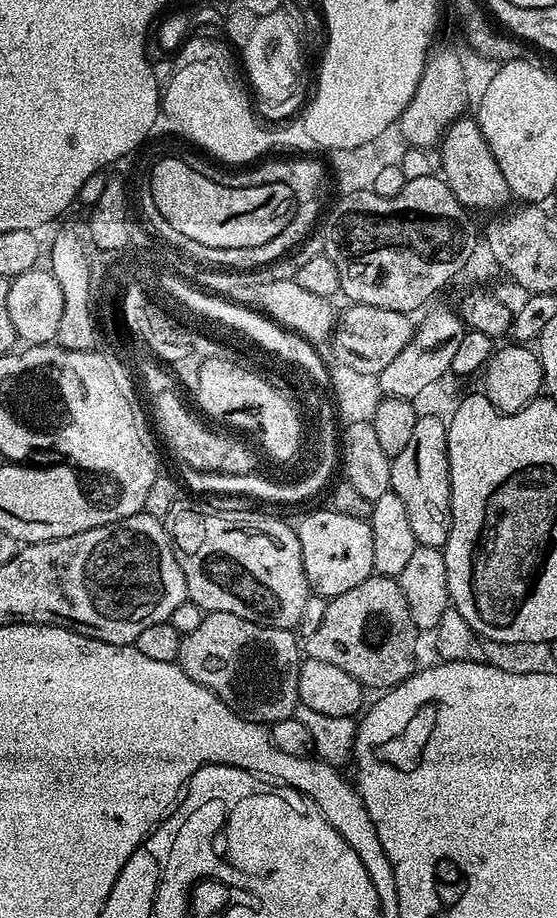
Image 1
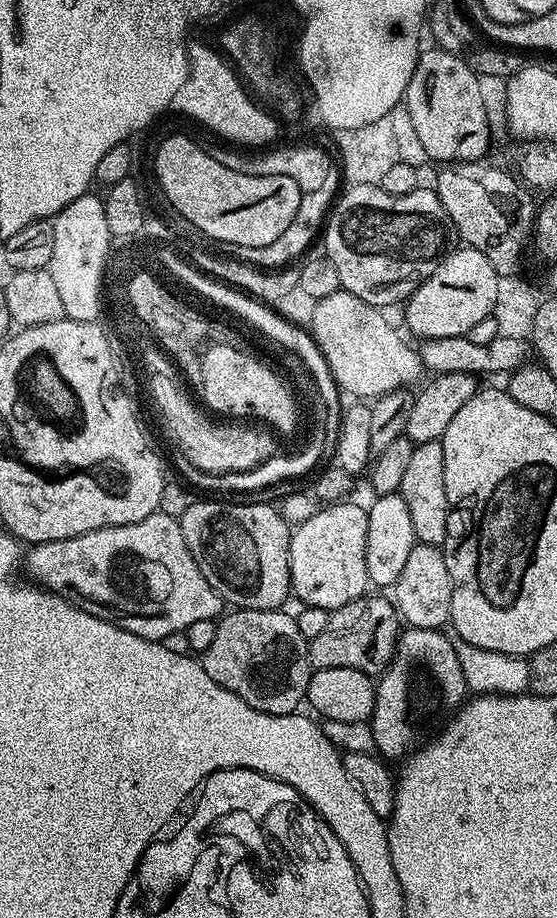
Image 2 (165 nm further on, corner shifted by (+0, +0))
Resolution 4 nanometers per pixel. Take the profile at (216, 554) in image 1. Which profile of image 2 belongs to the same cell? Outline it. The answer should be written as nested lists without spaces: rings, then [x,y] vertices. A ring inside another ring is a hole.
[[[197,499],[179,518],[180,529],[186,538],[186,546],[198,562],[198,570],[214,586],[217,594],[224,599],[225,605],[254,610],[277,610],[285,607],[284,599],[289,599],[292,583],[290,582],[290,542],[292,532],[290,525],[280,513],[279,507],[272,504],[219,504],[219,499]]]

